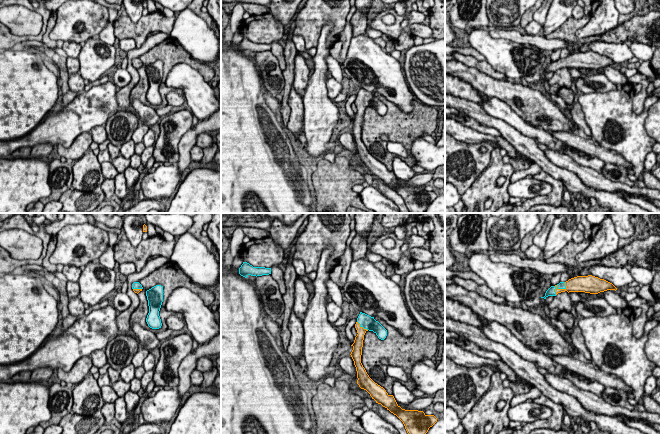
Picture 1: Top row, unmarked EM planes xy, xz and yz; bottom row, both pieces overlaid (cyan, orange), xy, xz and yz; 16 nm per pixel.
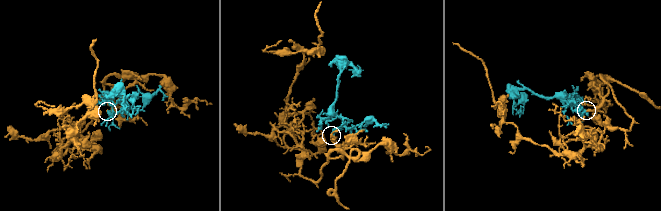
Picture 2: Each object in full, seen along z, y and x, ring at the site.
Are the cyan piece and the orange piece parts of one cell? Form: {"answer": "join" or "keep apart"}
{"answer": "join"}

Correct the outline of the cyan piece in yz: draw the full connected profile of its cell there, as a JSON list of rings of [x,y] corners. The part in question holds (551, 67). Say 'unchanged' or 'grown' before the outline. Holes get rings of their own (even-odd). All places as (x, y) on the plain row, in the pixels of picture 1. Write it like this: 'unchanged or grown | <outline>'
grown | [[[577,52],[569,55],[566,58],[560,58],[555,62],[551,62],[545,69],[544,74],[548,72],[556,72],[558,69],[565,68],[585,68],[590,70],[598,70],[607,66],[617,66],[617,64],[610,58],[600,55],[598,53]]]

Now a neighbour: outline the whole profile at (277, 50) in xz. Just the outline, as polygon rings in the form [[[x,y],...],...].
[[[272,42],[270,51],[278,59],[282,71],[285,70],[286,64],[285,64],[285,57],[284,57],[284,47],[278,42]]]

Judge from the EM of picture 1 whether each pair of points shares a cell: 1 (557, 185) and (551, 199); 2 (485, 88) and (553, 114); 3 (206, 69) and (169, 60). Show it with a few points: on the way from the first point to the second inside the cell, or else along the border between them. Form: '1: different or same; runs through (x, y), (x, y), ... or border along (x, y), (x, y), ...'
1: same; runs through (557, 188), (557, 193), (554, 196)
2: same; runs through (502, 89), (519, 96), (536, 108)
3: same; runs through (197, 65), (186, 58), (178, 58)

